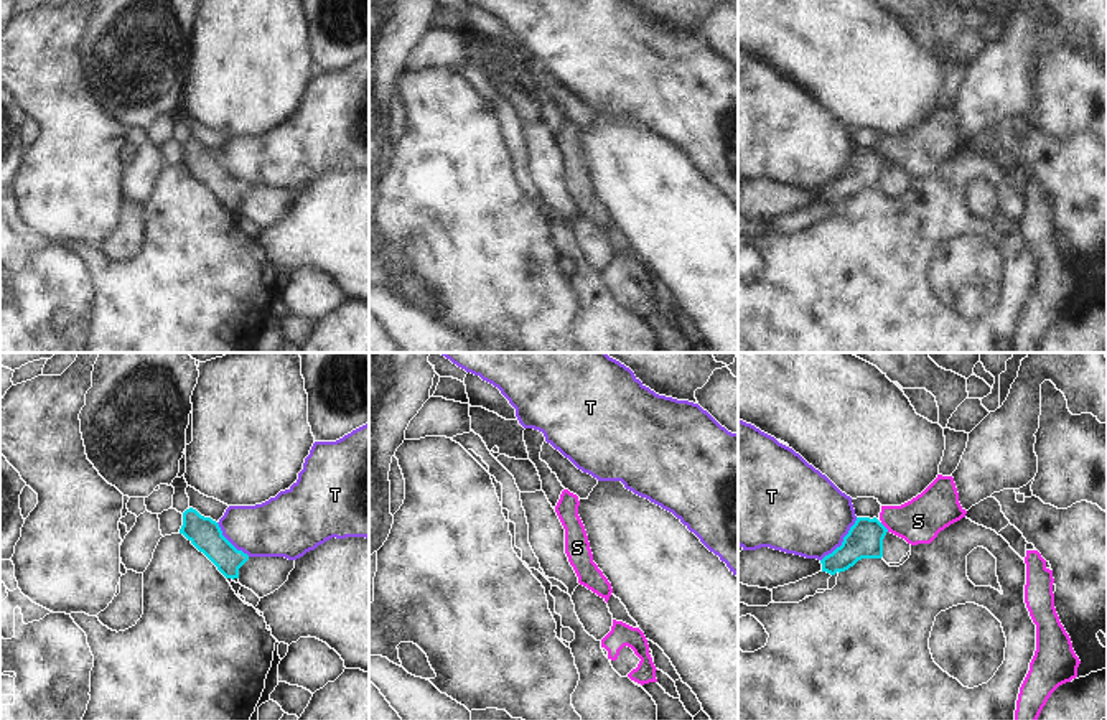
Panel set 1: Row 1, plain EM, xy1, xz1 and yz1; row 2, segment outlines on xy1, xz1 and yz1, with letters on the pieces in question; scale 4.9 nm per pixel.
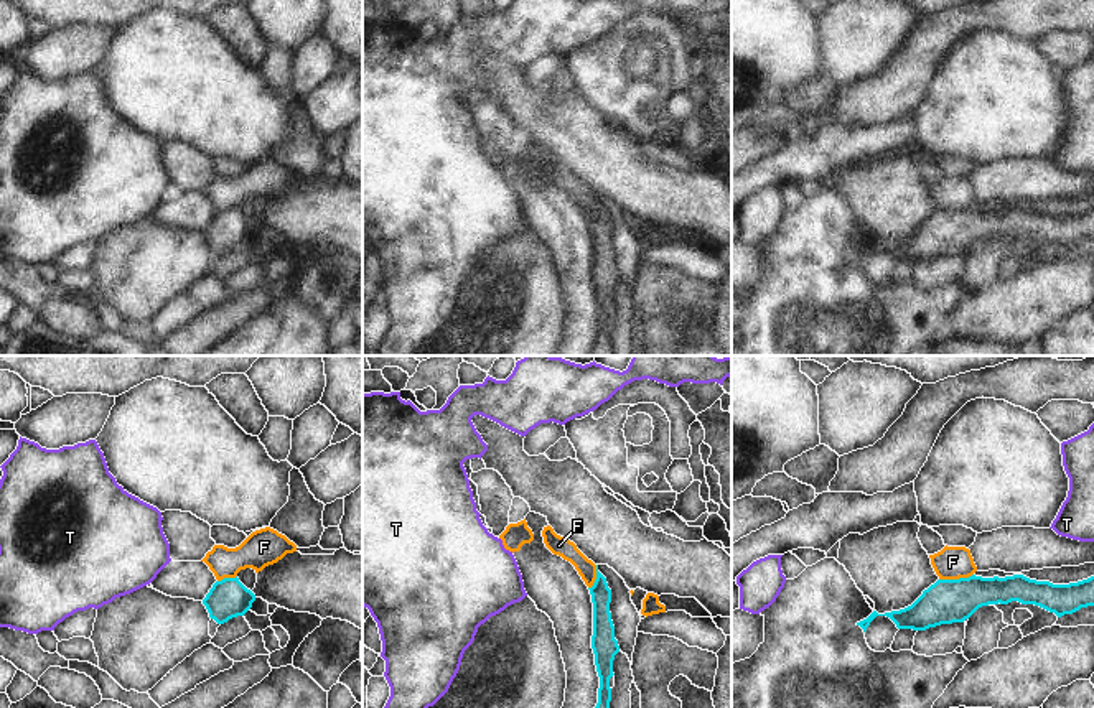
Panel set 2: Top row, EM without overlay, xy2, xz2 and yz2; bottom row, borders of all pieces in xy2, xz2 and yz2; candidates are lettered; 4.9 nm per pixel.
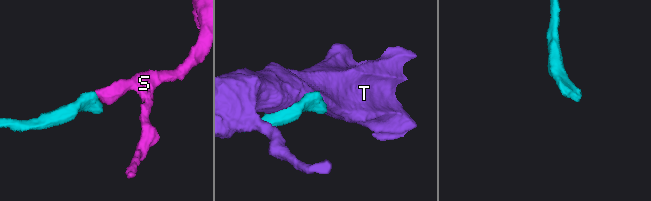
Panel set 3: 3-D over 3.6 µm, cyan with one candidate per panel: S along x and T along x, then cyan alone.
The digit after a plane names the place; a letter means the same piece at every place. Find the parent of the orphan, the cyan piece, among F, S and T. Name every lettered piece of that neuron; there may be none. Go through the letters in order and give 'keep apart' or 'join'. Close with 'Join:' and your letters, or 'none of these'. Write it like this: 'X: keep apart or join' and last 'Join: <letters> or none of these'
F: keep apart
S: join
T: keep apart
Join: S

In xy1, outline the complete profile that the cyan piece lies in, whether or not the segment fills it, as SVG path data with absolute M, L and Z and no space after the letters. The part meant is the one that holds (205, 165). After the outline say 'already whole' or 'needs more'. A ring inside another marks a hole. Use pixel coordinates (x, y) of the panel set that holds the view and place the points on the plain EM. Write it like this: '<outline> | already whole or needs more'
M189 138L183 143L180 160L199 183L203 183L226 209L239 209L239 199L249 191L249 186L237 181L224 166L216 152L201 147Z | already whole

